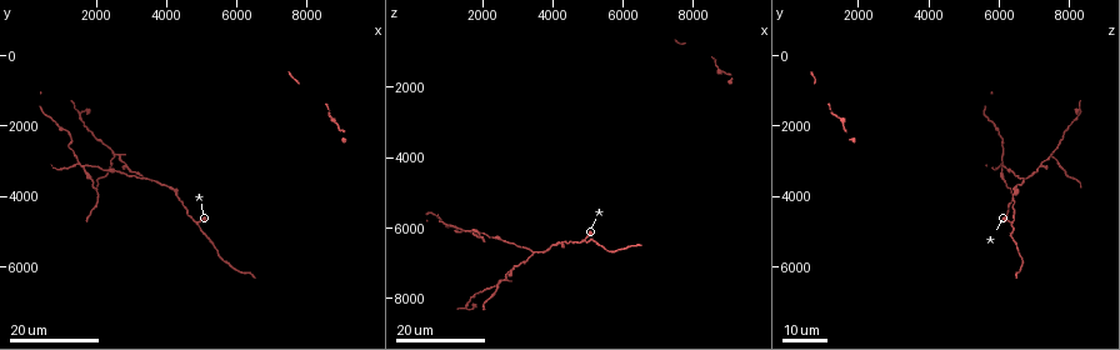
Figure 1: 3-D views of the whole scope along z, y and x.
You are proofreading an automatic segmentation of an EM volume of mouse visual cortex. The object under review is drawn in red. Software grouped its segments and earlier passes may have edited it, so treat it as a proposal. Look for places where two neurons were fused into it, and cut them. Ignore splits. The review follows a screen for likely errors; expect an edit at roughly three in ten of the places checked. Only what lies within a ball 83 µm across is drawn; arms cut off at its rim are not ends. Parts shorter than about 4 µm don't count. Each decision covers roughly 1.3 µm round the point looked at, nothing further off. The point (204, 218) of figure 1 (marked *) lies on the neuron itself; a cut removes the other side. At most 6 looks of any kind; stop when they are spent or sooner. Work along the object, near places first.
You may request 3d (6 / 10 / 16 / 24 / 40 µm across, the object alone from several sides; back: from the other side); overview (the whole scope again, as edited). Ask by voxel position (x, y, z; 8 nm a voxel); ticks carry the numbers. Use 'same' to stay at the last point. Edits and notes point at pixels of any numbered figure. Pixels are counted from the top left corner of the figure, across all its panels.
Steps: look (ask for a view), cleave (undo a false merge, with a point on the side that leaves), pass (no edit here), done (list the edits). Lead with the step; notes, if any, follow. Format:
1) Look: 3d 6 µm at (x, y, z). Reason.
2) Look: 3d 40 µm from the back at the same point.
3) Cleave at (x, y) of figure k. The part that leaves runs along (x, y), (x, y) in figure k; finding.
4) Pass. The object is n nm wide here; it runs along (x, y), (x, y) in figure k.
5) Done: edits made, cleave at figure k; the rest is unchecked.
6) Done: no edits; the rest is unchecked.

Look: 3d 24 µm at (4300, 3800, 6500). Calibre changes.

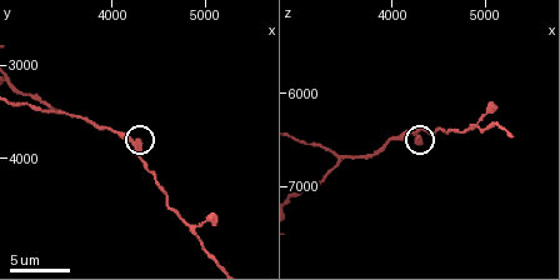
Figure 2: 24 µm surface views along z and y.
Look: 3d 10 µm at (4250, 3900, 6450). Closer look.

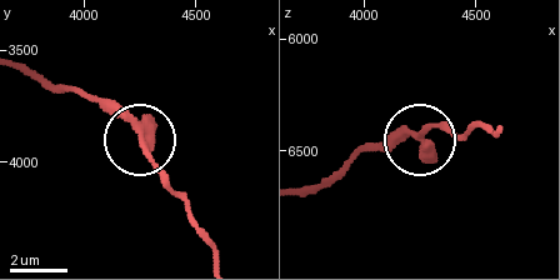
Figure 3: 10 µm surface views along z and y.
Pass. The object is 320 nm wide here; it runs along (496, 134), (434, 126), (376, 141) in figure 3; continuous, no second neuron.

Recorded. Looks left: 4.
Look: 3d 6 µm at (4850, 4800, 6350). Branch point.

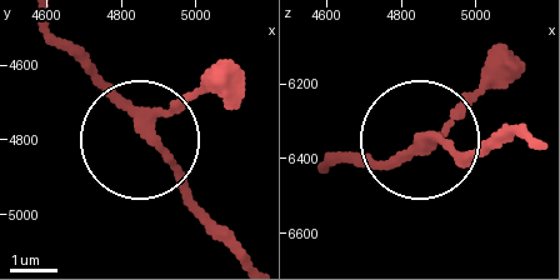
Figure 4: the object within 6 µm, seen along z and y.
Pass. 3 arms meet here; it runs along (223, 63), (146, 134), (219, 226) in figure 4; one neuron here.

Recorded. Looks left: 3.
Look: 3d 6 µm at (3450, 3500, 6700). Three arms meet.

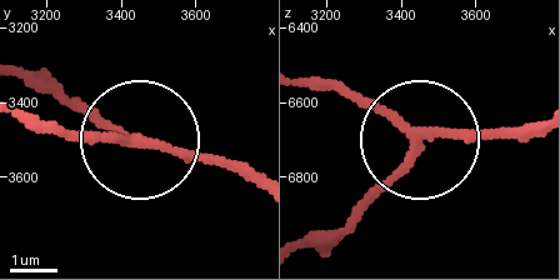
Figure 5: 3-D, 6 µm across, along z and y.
Pass. One neuron here.

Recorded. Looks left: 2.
Done: no edits; the rest is unchecked.

